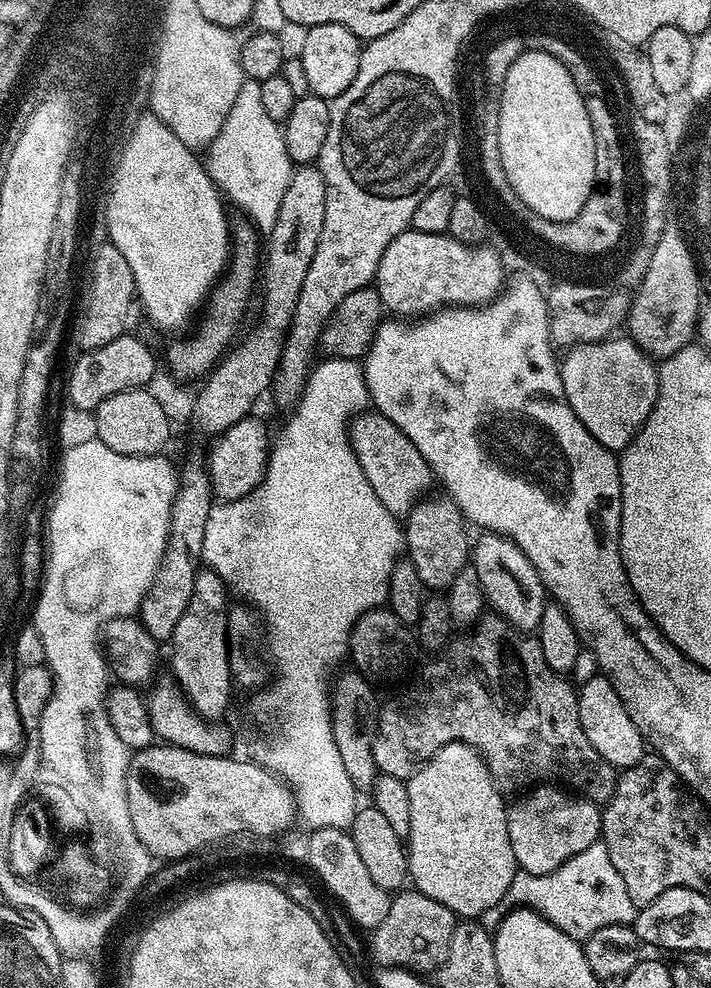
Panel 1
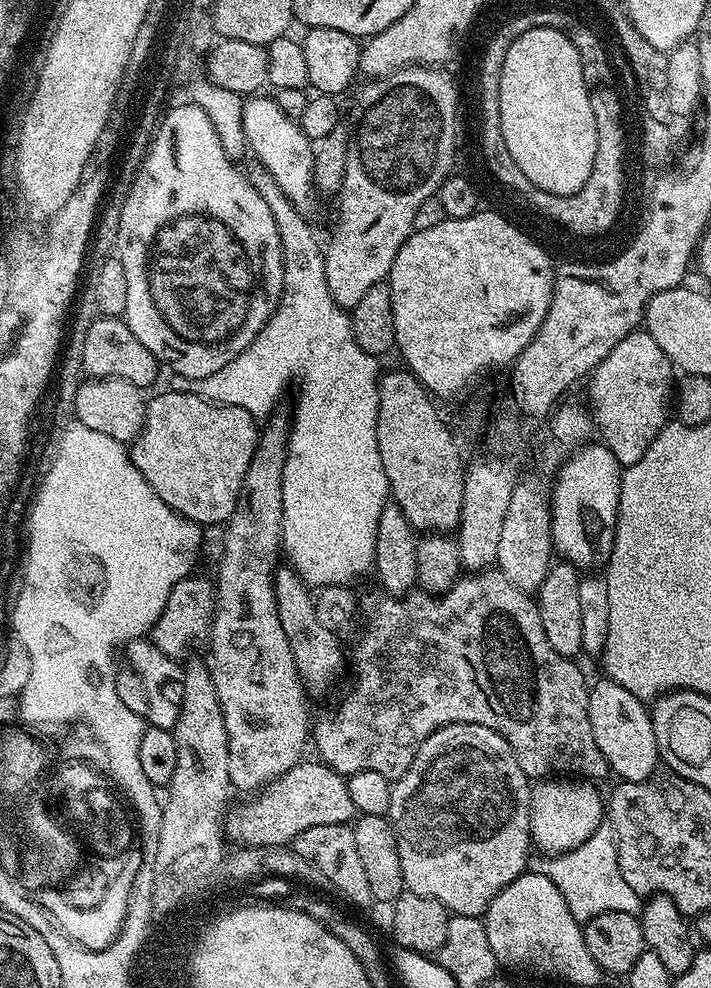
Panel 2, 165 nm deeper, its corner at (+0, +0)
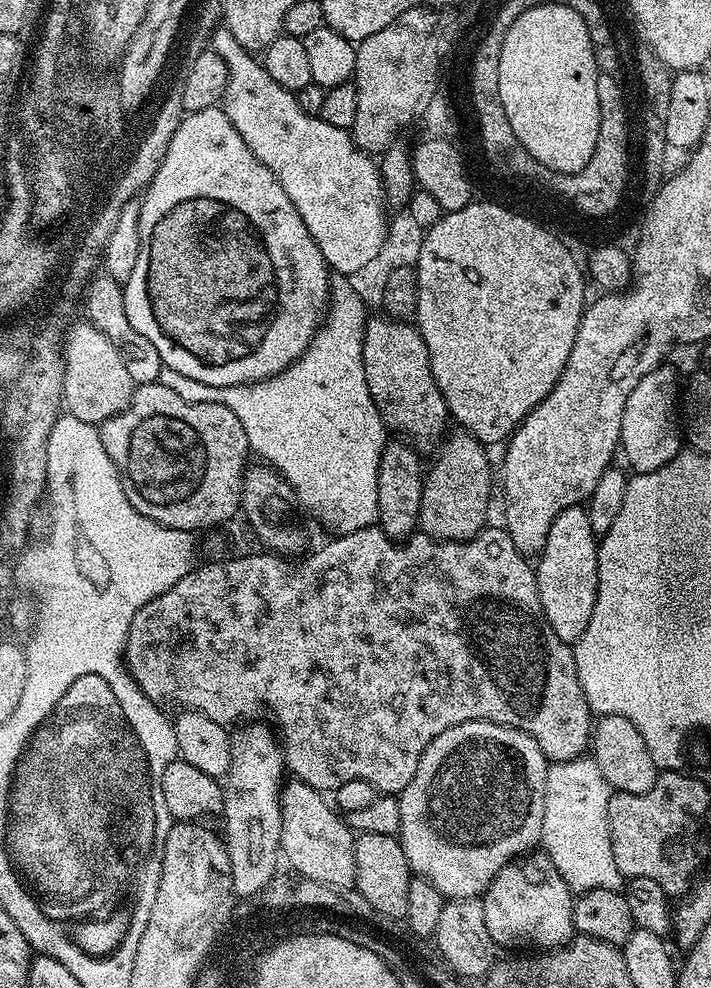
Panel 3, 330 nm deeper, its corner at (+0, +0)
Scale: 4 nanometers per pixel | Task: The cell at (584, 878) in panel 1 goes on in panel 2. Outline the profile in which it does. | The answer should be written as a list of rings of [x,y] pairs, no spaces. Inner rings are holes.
[[[611,823],[600,825],[589,840],[582,842],[569,852],[549,855],[544,860],[535,861],[535,871],[548,876],[554,886],[558,886],[558,894],[566,898],[566,906],[570,906],[570,914],[581,922],[594,918],[598,914],[606,914],[610,910],[622,910],[622,914],[640,915],[642,897],[634,894],[634,889],[622,878],[622,870],[618,866],[618,850],[616,849],[616,833]]]

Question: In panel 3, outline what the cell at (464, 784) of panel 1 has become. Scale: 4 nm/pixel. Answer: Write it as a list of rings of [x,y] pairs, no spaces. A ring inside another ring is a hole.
[[[475,720],[442,730],[426,745],[414,778],[398,794],[398,839],[409,868],[448,900],[483,897],[490,882],[510,861],[531,853],[540,844],[549,763],[536,739],[517,728]]]

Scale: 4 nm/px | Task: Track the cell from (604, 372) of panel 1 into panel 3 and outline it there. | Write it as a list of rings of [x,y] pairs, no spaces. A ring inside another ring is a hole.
[[[667,366],[656,368],[650,374],[646,374],[646,378],[638,382],[638,386],[634,386],[630,398],[626,398],[626,410],[622,410],[619,451],[628,459],[628,464],[632,467],[631,471],[636,474],[658,470],[682,451],[682,416],[678,411],[678,384],[676,388],[674,369]]]

